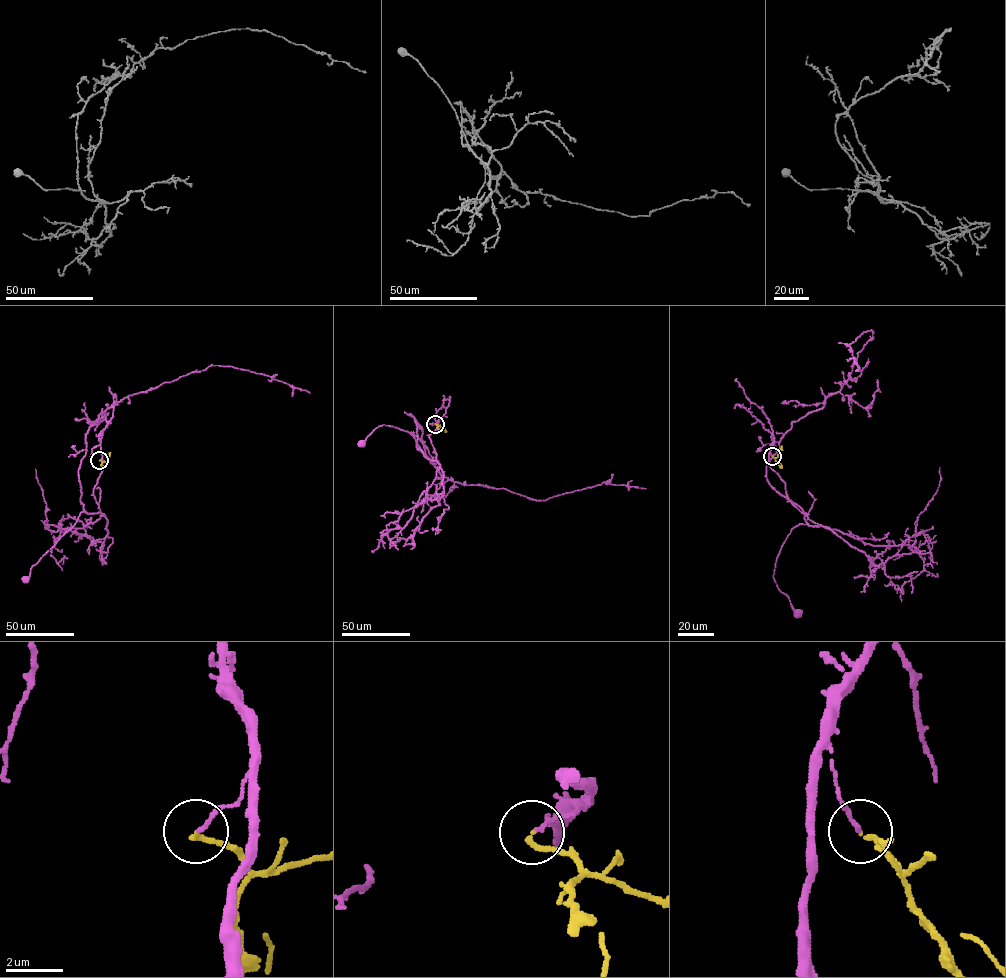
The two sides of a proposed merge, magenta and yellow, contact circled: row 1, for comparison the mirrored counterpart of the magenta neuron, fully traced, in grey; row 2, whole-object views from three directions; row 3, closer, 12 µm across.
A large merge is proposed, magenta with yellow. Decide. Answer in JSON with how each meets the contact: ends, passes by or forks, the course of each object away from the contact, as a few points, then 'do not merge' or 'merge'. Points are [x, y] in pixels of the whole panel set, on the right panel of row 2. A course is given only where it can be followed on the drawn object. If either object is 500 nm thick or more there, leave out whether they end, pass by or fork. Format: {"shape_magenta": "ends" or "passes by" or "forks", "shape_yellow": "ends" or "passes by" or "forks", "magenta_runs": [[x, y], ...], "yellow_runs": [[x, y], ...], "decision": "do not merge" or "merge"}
{"shape_magenta": "ends", "shape_yellow": "ends", "magenta_runs": [[772, 456], [768, 465], [787, 499], [820, 525], [792, 528], [776, 559], [773, 577], [797, 613]], "yellow_runs": [[772, 456], [776, 457], [782, 445]], "decision": "do not merge"}

